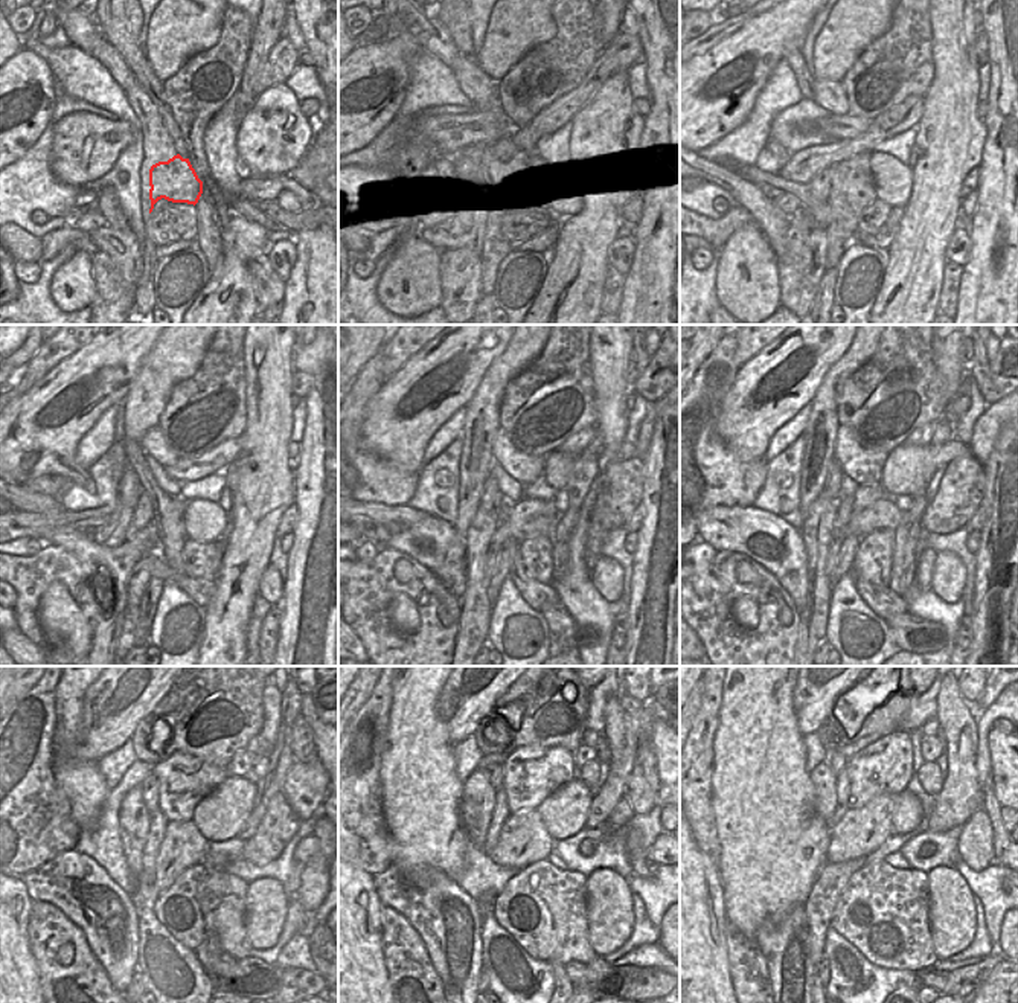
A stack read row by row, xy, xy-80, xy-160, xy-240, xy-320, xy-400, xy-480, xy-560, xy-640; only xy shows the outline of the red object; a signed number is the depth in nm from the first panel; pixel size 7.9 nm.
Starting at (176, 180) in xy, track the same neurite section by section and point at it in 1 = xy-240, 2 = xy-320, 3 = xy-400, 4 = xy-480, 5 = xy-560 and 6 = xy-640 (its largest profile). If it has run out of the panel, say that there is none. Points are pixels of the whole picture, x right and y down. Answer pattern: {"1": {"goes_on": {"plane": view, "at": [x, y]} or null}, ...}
{"1": {"goes_on": {"plane": "xy-240", "at": [168, 511]}}, "2": {"goes_on": {"plane": "xy-320", "at": [535, 595]}}, "3": {"goes_on": {"plane": "xy-400", "at": [884, 602]}}, "4": {"goes_on": {"plane": "xy-480", "at": [224, 964]}}, "5": {"goes_on": {"plane": "xy-560", "at": [575, 971]}}, "6": {"goes_on": {"plane": "xy-640", "at": [928, 976]}}}

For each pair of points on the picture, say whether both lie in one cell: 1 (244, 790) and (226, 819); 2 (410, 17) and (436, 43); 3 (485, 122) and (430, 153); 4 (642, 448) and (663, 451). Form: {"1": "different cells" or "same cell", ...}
{"1": "same cell", "2": "same cell", "3": "same cell", "4": "different cells"}

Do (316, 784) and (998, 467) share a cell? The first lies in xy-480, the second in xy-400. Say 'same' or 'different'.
different

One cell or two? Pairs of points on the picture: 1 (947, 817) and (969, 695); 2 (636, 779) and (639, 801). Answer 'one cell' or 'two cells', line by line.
1: two cells
2: one cell

